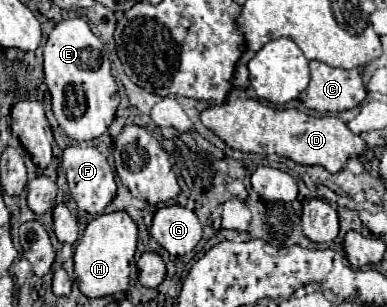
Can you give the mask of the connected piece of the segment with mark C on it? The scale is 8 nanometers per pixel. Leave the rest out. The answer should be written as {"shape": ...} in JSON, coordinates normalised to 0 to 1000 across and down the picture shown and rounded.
{"shape":[[[798,199],[804,264],[788,290],[788,342],[829,368],[876,368],[922,349],[948,290],[922,225],[871,225],[829,199]]]}

